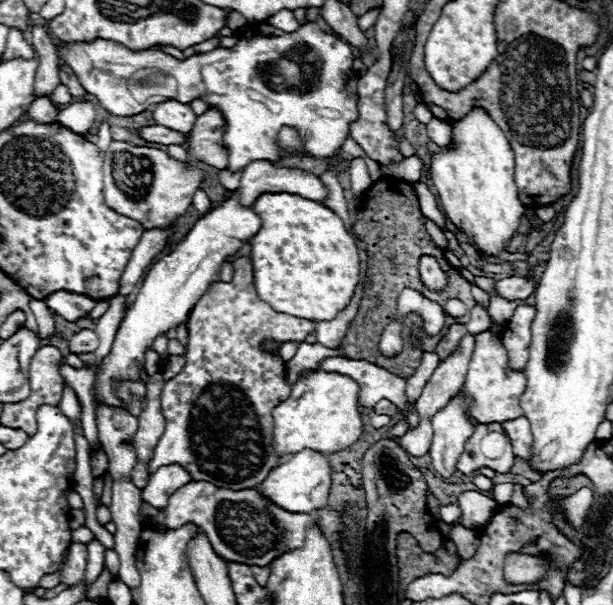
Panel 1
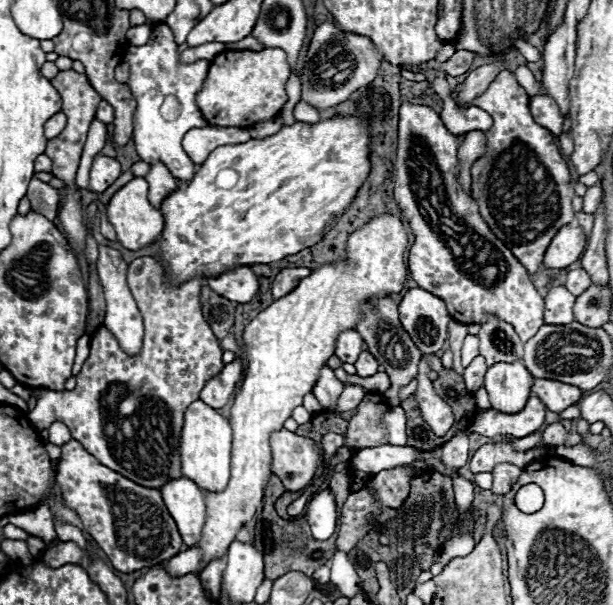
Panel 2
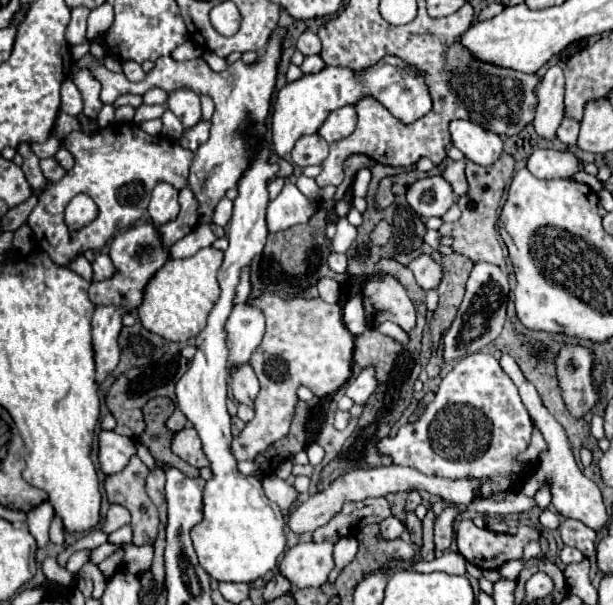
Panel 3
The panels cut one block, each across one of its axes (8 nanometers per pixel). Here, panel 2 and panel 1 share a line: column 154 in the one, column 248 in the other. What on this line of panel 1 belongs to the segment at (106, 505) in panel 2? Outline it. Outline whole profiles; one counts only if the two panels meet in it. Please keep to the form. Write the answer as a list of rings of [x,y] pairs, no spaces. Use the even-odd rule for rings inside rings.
[[[188,482],[184,488],[178,488],[162,510],[166,530],[176,530],[194,522],[208,532],[210,542],[224,560],[248,566],[268,566],[276,556],[292,548],[302,548],[304,528],[312,522],[310,514],[290,514],[276,508],[276,504],[264,500],[254,488],[228,492],[226,488],[216,488],[208,482]]]

